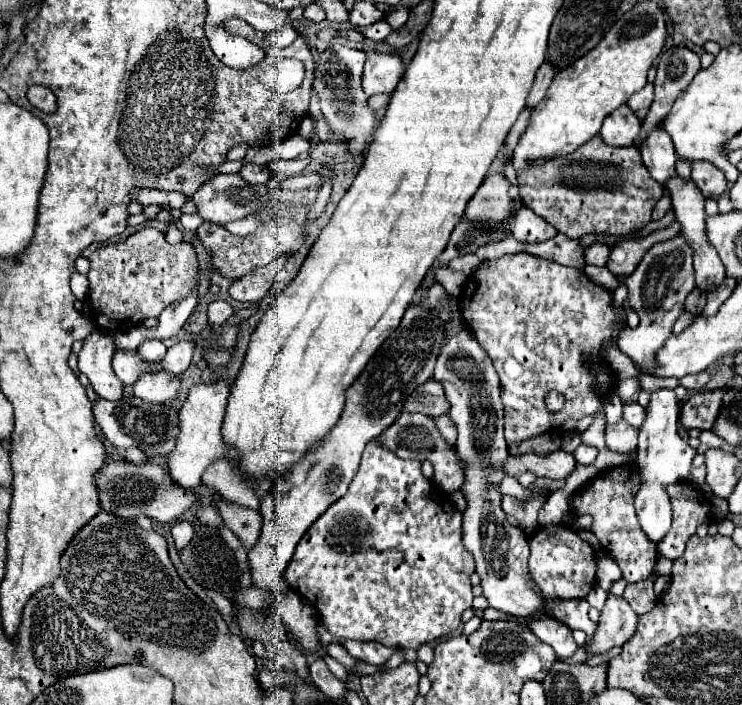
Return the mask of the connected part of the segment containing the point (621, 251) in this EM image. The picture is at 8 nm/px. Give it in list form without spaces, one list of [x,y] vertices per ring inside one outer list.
[[[675,220],[671,226],[667,226],[667,228],[663,228],[663,230],[655,230],[653,234],[649,234],[649,236],[645,236],[645,238],[621,242],[621,246],[611,248],[607,268],[609,268],[615,276],[627,276],[627,274],[631,274],[631,272],[639,266],[641,258],[645,256],[645,250],[649,250],[651,246],[655,246],[655,244],[659,244],[659,242],[671,240],[671,238],[677,236],[679,232],[681,232],[681,224]]]

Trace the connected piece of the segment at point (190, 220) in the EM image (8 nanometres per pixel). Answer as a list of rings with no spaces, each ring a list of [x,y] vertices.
[[[183,214],[179,218],[179,222],[183,224],[185,230],[197,230],[201,224],[203,224],[203,218],[199,214]]]

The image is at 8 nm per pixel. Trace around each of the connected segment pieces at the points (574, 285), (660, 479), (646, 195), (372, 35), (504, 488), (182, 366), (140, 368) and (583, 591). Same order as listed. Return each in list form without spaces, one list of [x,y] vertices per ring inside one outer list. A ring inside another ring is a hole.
[[[527,252],[489,260],[471,274],[461,300],[461,316],[467,328],[471,328],[475,340],[493,360],[501,378],[507,442],[525,440],[545,432],[559,432],[563,420],[595,414],[595,410],[603,406],[603,398],[613,386],[609,366],[601,358],[599,350],[603,340],[625,328],[623,314],[623,310],[611,304],[611,292],[593,284],[581,270],[563,268],[557,262],[543,260]],[[583,354],[591,356],[593,362],[587,364]],[[549,390],[557,390],[565,396],[563,410],[549,412],[545,408],[543,400]]]
[[[655,390],[651,392],[649,406],[645,410],[645,422],[639,428],[639,444],[637,444],[637,466],[641,468],[641,490],[635,496],[635,512],[641,524],[643,534],[653,542],[661,542],[671,526],[671,502],[665,488],[669,484],[677,484],[687,480],[689,468],[697,450],[689,446],[677,434],[677,418],[679,418],[679,398],[673,390]]]
[[[593,136],[593,140],[579,146],[573,154],[553,158],[543,162],[541,166],[527,166],[525,170],[517,170],[517,182],[521,188],[521,202],[531,208],[537,216],[545,218],[559,232],[581,238],[585,234],[627,234],[651,220],[651,210],[655,202],[663,194],[663,186],[659,186],[643,166],[641,154],[633,146],[629,148],[611,148],[601,136]]]
[[[381,19],[371,26],[357,27],[356,30],[364,34],[366,38],[378,42],[384,40],[391,32],[394,31],[386,19]]]
[[[505,476],[505,480],[497,486],[497,490],[501,490],[501,494],[511,494],[511,496],[519,496],[519,498],[531,498],[537,494],[537,492],[529,492],[527,488],[523,488],[517,482],[517,478],[511,478],[511,476]]]
[[[177,342],[175,346],[169,348],[165,358],[161,360],[159,370],[167,370],[169,374],[183,374],[191,364],[191,356],[193,356],[193,342]]]
[[[115,350],[115,354],[113,354],[113,370],[123,380],[125,388],[127,388],[139,378],[139,374],[149,372],[149,362],[145,362],[139,356],[137,350],[131,350],[131,352]]]
[[[545,526],[529,536],[529,546],[529,572],[547,600],[585,598],[593,590],[597,570],[595,554],[591,546],[577,536],[577,532],[571,532],[565,526]]]

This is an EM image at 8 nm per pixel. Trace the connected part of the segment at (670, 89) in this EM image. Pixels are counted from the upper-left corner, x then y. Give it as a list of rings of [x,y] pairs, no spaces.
[[[677,46],[677,48],[669,48],[661,54],[659,66],[657,66],[657,78],[655,78],[655,100],[653,100],[647,116],[643,118],[641,134],[637,136],[637,142],[635,142],[637,150],[643,144],[643,140],[649,136],[653,126],[659,124],[661,118],[665,118],[665,114],[673,106],[673,100],[677,98],[677,94],[681,90],[685,90],[685,86],[689,86],[689,82],[693,80],[693,76],[699,70],[701,70],[699,56],[695,52],[691,52],[689,48]]]

